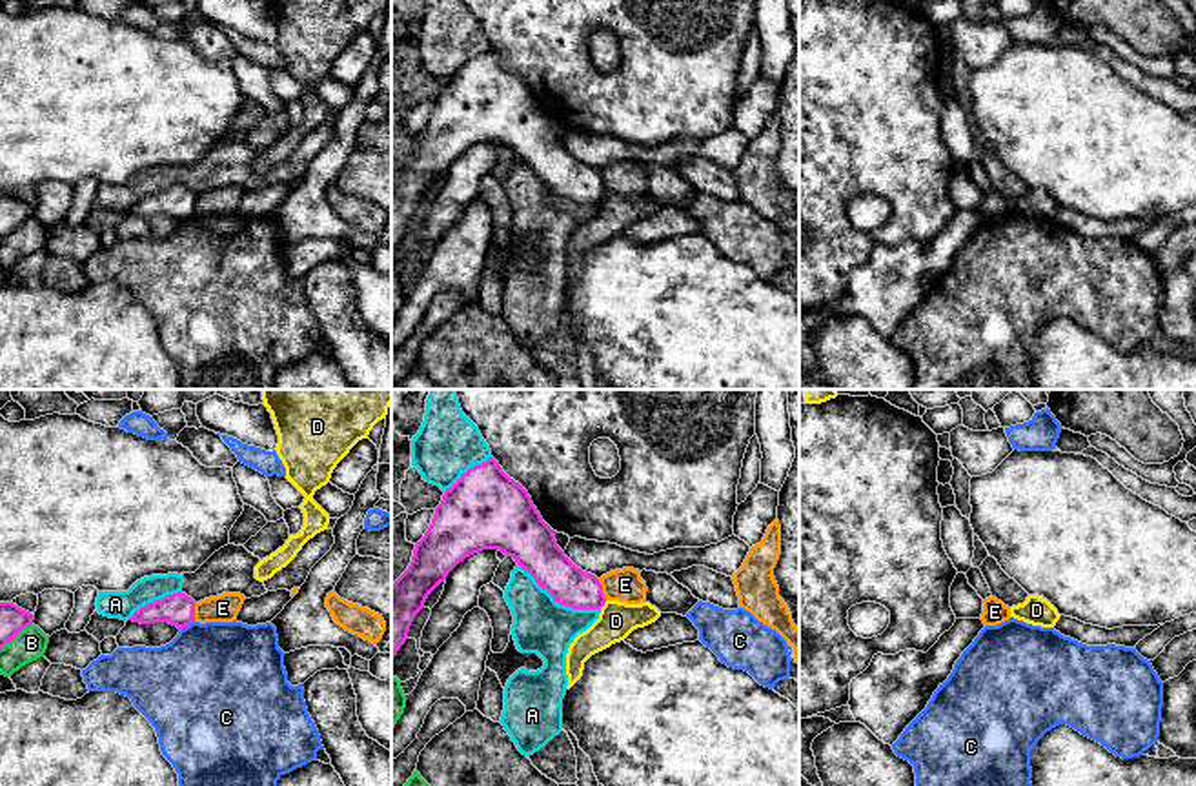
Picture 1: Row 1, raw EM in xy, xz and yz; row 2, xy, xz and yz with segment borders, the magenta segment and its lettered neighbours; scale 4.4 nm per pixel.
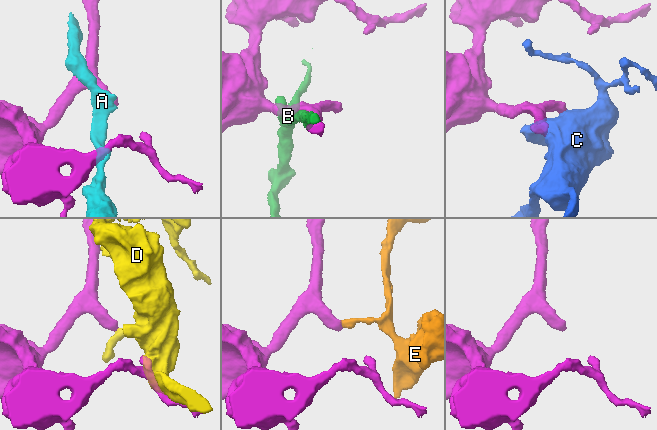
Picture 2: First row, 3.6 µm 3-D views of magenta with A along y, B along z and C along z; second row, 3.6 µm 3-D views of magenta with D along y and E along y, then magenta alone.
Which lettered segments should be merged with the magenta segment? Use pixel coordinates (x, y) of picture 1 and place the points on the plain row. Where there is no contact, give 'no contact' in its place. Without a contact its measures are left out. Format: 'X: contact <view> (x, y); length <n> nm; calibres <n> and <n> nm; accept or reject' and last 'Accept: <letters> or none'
A: contact xz (559, 195); length 420 nm; calibres 190 and 240 nm; reject
B: contact xy (15, 228); length 180 nm; calibres 120 and 140 nm; reject
C: contact xy (186, 217); length 80 nm; calibres 140 and 460 nm; reject
D: contact xz (603, 197); length 50 nm; calibres 180 and 160 nm; reject
E: contact xz (601, 182); length 100 nm; calibres 180 and 150 nm; reject
Accept: none

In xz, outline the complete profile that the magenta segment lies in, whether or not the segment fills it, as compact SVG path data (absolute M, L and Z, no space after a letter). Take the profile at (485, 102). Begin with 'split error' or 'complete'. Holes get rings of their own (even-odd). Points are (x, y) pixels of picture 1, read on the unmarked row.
complete; M499 55L470 60L444 84L424 129L415 136L408 162L391 176L391 253L408 231L415 207L428 187L446 173L466 149L482 142L499 142L512 149L555 195L573 202L601 202L606 195L599 171L577 160L557 138L553 122L542 113L528 84L510 71Z

